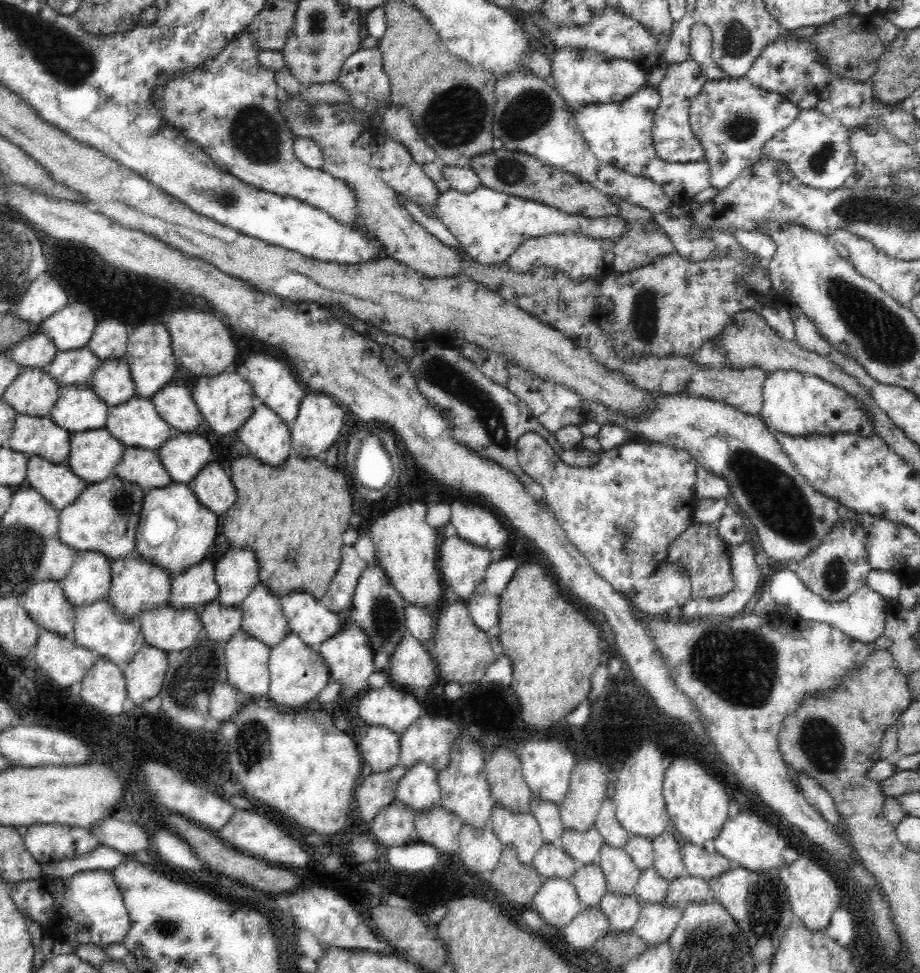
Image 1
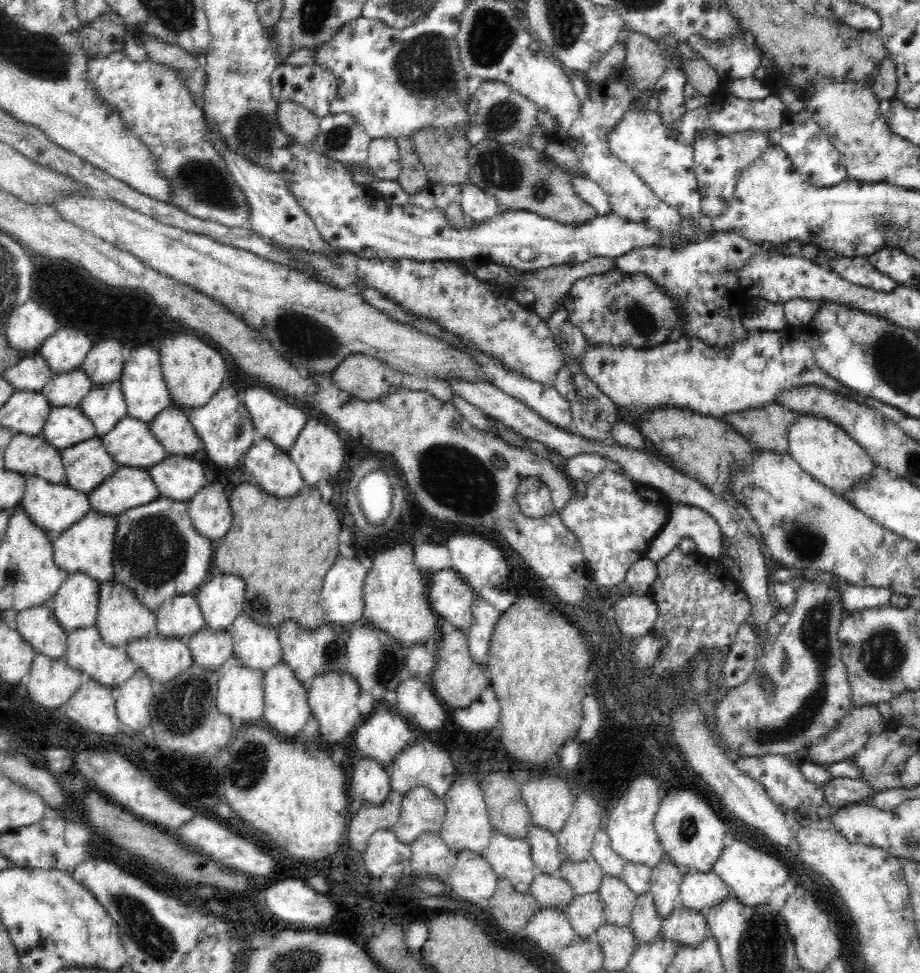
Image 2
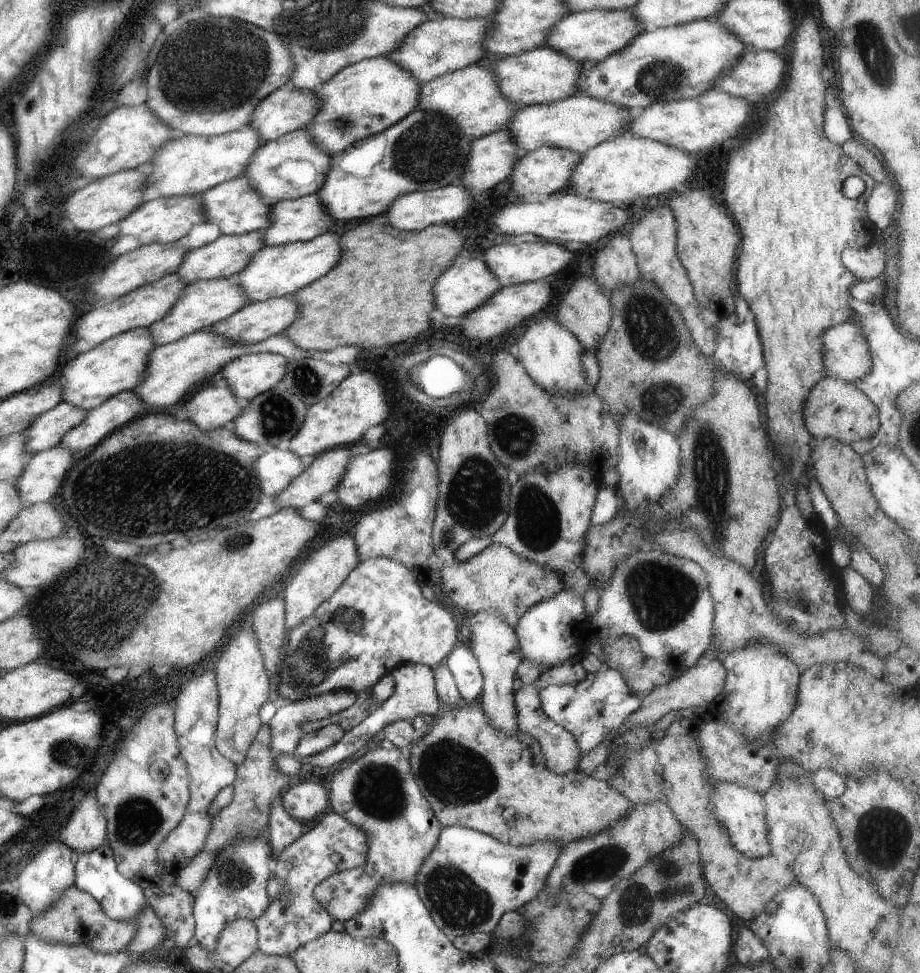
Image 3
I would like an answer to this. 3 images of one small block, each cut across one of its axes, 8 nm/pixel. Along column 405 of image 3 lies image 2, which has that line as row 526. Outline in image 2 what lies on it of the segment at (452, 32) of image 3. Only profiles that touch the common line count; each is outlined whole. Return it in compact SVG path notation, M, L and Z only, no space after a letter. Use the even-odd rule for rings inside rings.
M36 476L25 477L26 490L20 501L19 510L24 511L36 528L44 530L50 538L62 535L69 526L78 522L91 508L87 494L74 490L65 482L52 484Z

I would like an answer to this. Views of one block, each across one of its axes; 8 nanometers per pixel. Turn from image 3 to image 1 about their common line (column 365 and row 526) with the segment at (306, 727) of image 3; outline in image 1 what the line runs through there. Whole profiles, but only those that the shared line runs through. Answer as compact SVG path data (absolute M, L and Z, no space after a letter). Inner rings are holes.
M694 523L667 546L664 562L673 564L681 572L685 572L690 581L690 599L714 600L722 598L733 588L729 561L731 556L732 550L717 535L717 523Z

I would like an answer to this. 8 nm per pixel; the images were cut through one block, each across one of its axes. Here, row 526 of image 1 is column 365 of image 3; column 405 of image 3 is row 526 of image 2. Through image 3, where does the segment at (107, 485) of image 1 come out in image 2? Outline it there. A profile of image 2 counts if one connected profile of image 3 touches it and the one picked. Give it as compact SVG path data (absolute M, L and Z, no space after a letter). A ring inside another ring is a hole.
M90 510L88 514L84 515L84 518L69 526L68 530L65 530L56 540L51 541L56 566L69 575L85 574L90 578L94 578L98 583L112 581L111 558L114 546L114 532L116 532L115 526L115 518L103 516Z

